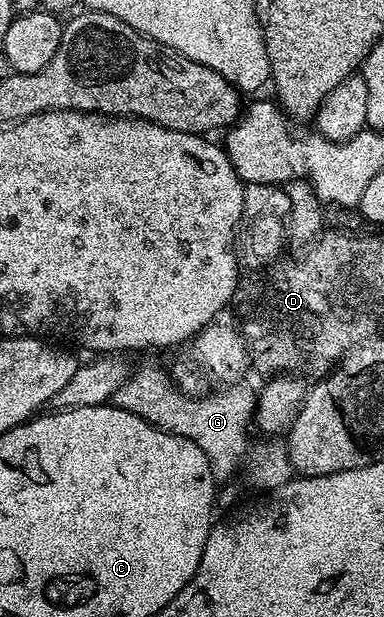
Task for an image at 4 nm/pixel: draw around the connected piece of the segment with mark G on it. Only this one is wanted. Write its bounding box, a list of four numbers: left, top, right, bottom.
[113,365,257,481]

